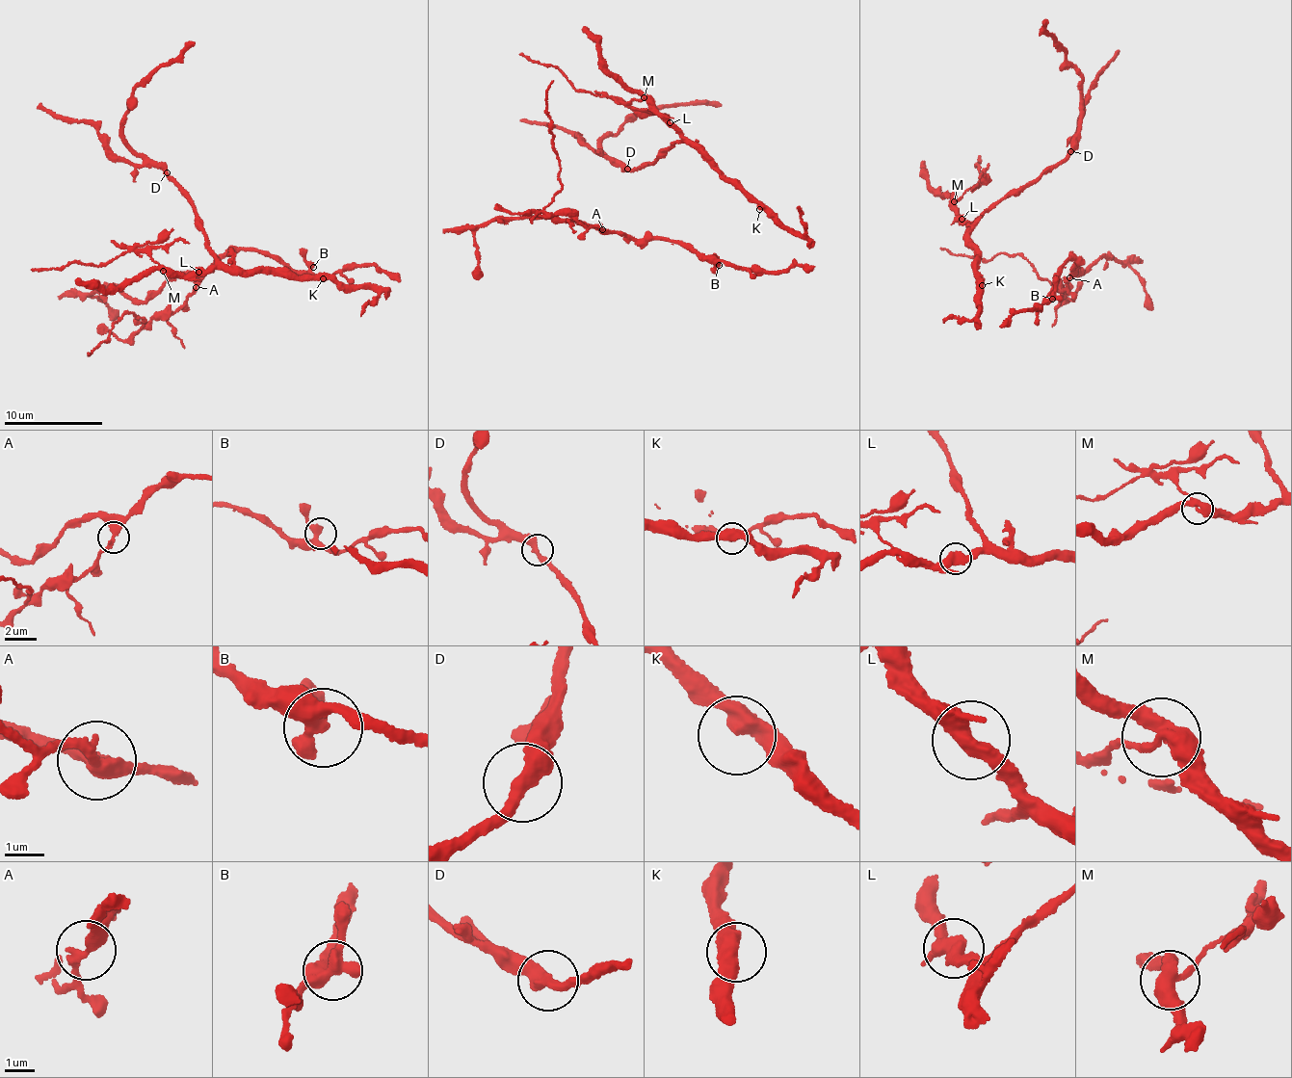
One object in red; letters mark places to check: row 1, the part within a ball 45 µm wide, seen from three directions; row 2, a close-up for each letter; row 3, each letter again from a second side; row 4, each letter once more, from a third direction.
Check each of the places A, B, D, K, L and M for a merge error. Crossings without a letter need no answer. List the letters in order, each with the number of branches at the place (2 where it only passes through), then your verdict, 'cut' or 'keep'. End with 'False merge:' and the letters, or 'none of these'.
A: 2 | cut
B: 3 | keep
D: 2 | keep
K: 2 | keep
L: 3 | keep
M: 3 | cut
False merge: A, M

